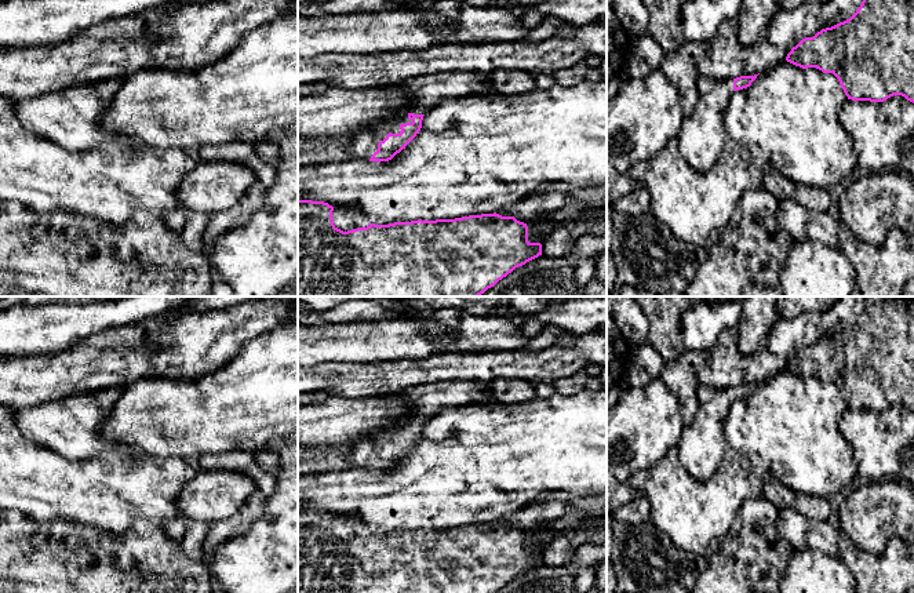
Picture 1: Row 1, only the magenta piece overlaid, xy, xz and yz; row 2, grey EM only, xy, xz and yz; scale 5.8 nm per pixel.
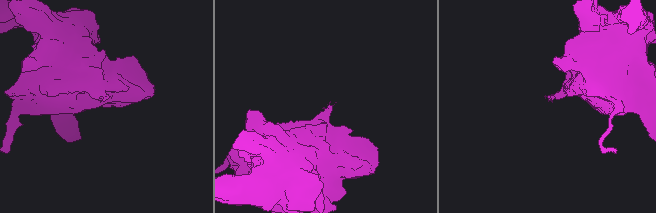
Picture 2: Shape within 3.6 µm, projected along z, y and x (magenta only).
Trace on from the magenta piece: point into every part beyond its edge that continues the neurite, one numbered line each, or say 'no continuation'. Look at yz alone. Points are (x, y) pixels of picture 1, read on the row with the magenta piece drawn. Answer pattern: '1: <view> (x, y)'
1: yz (702, 137)

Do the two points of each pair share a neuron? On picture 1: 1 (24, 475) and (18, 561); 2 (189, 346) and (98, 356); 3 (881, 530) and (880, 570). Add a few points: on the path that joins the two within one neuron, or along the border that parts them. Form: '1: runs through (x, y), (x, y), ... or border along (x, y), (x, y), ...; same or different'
1: border along (14, 509), (37, 520), (53, 520); different
2: runs through (167, 348), (159, 355), (120, 356); same
3: border along (899, 537), (878, 555), (851, 539); different

